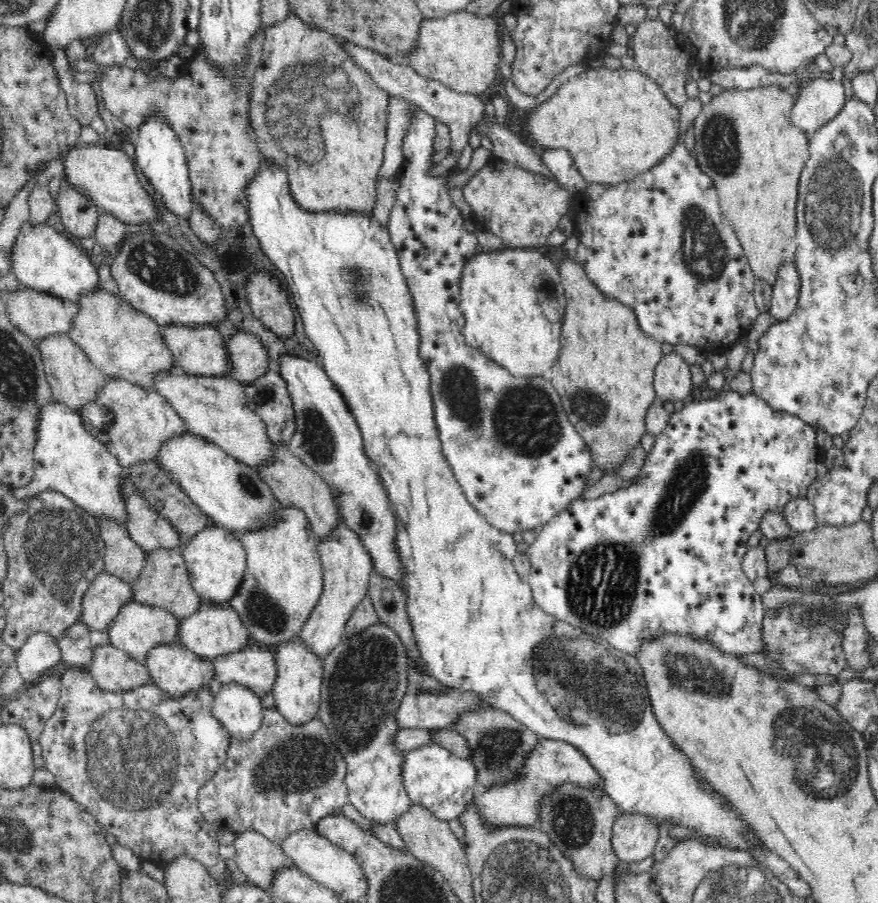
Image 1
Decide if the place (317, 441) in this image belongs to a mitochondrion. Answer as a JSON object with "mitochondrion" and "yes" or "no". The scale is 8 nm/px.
{"mitochondrion":"yes"}

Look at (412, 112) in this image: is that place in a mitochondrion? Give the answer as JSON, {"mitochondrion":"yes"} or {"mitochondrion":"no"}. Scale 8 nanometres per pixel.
{"mitochondrion":"no"}

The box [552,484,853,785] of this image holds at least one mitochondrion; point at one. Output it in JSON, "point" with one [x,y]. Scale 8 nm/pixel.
{"point":[686,670]}

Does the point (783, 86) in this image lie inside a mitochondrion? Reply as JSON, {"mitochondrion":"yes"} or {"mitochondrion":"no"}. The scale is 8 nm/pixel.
{"mitochondrion":"no"}

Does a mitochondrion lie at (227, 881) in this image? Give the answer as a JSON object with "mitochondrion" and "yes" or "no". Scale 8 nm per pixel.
{"mitochondrion":"no"}

